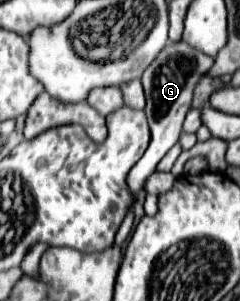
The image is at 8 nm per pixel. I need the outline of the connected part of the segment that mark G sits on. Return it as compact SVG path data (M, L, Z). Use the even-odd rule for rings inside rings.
M169 42L165 46L165 50L151 62L151 66L143 72L143 88L145 88L145 98L147 98L147 120L149 120L149 128L151 128L151 142L149 148L145 150L145 154L141 156L141 160L129 170L127 174L127 186L129 192L133 194L131 206L135 204L137 194L143 190L147 178L155 172L159 160L169 152L169 148L179 140L179 132L185 120L185 114L191 108L191 98L193 98L193 88L195 84L201 80L203 74L207 74L213 66L213 58L189 48L185 42Z

